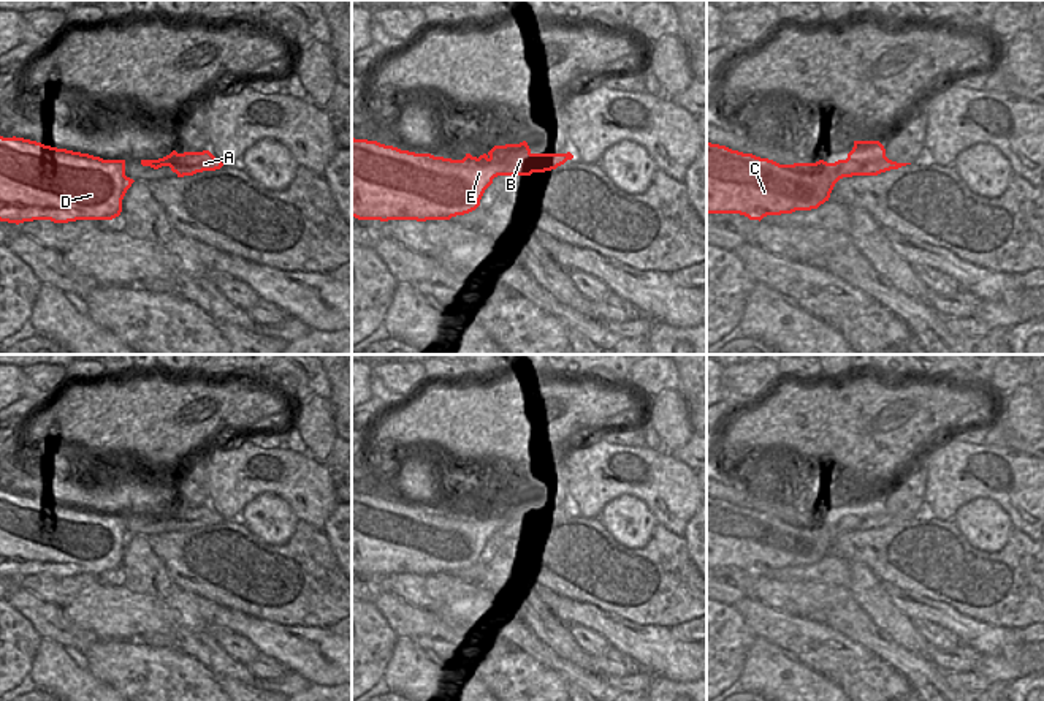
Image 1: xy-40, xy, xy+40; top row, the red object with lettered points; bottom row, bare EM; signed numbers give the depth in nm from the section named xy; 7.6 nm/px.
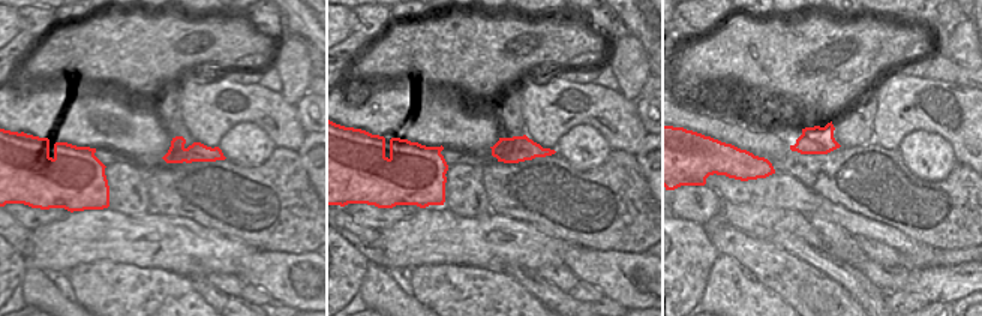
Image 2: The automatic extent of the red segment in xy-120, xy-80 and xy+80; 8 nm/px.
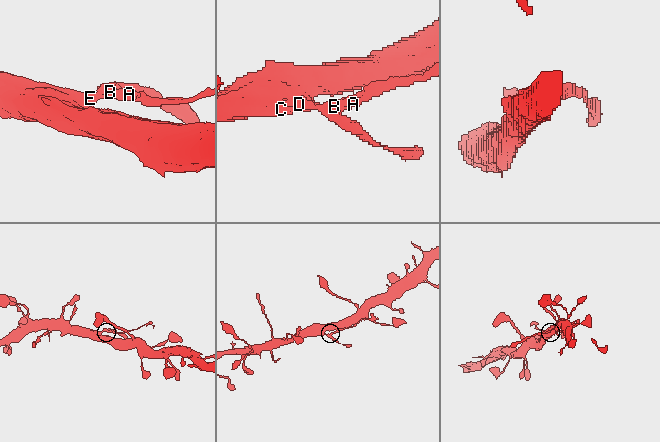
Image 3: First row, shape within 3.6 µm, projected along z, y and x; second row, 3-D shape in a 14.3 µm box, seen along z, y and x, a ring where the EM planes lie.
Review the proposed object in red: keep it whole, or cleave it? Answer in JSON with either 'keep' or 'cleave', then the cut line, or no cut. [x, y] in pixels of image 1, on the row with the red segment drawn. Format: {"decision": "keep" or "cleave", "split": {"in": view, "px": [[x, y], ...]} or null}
{"decision": "cleave", "split": {"in": "xy", "px": [[533, 154], [529, 159], [531, 173]]}}

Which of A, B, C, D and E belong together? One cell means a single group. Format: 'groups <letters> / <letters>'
groups A / B C D E

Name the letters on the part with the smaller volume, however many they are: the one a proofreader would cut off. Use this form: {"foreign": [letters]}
{"foreign": ["A"]}

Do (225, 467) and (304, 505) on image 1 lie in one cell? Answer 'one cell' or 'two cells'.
one cell

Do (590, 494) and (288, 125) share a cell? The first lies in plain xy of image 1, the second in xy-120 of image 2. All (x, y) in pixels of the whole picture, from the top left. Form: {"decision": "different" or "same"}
{"decision": "same"}

